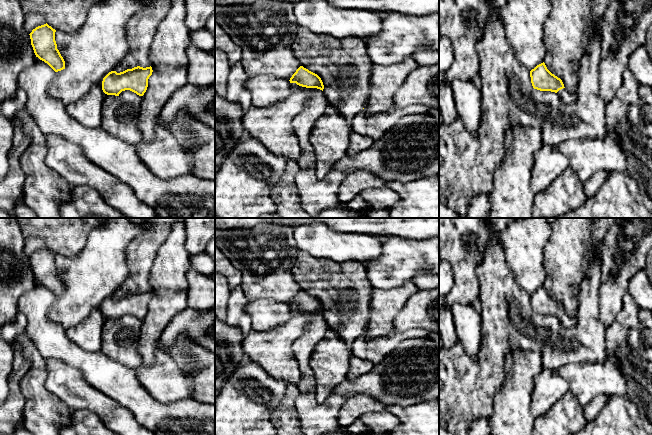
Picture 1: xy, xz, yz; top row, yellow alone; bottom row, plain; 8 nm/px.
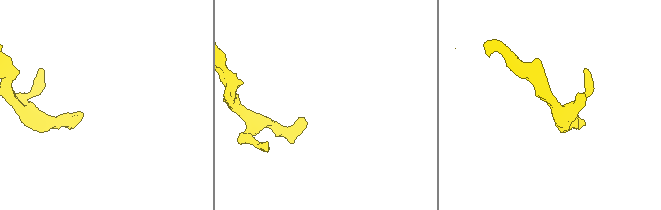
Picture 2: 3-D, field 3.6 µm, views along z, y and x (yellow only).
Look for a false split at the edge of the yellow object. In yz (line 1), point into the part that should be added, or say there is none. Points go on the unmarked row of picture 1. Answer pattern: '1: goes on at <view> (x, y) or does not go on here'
1: goes on at yz (567, 321)

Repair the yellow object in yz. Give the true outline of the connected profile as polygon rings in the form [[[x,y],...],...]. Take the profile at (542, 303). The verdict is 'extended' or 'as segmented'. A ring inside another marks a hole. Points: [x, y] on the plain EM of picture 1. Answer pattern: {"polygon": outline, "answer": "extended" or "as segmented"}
{"polygon": [[[544,286],[530,295],[530,301],[534,313],[555,316],[565,328],[571,328],[577,323],[578,316],[566,314],[562,304],[552,298]]], "answer": "extended"}

